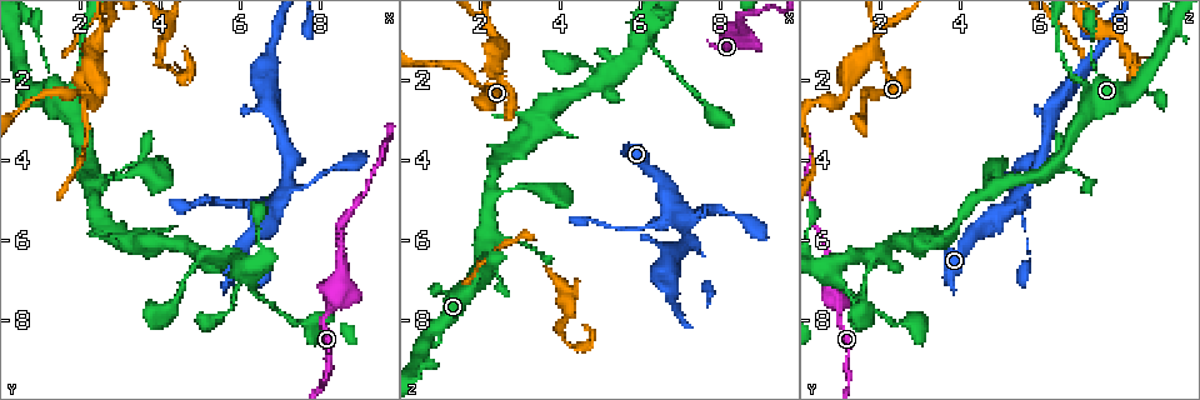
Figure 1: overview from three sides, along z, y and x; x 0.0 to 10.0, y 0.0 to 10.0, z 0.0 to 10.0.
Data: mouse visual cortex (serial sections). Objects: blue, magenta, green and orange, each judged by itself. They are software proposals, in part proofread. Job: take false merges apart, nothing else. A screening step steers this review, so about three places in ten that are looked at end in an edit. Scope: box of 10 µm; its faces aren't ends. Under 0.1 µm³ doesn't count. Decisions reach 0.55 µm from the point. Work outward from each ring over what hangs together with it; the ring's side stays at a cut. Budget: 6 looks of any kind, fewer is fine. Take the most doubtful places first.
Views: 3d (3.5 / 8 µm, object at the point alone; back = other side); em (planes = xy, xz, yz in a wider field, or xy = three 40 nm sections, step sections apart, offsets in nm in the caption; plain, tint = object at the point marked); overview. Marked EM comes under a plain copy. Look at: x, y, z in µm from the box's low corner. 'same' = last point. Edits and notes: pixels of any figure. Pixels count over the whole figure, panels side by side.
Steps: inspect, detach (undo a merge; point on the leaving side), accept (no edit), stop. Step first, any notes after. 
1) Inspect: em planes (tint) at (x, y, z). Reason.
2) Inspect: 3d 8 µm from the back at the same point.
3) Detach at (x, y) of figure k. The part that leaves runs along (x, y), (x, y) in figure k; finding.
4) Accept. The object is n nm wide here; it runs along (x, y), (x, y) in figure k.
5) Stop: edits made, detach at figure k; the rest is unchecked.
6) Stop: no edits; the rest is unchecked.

Inspect: 3d 3.5 µm at (2.50, 0.75, 1.95).

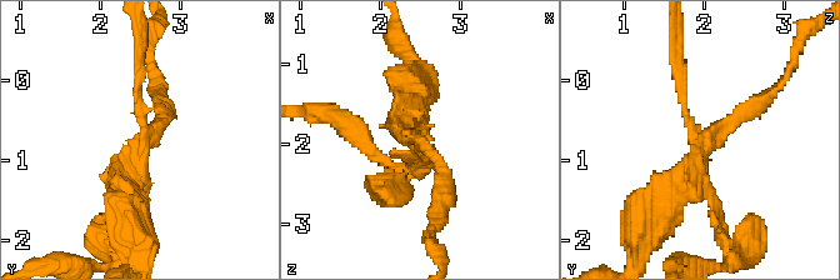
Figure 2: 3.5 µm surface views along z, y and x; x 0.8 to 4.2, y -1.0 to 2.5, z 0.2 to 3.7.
Inspect: em planes (tint) at (2.50, 0.75, 2.00).

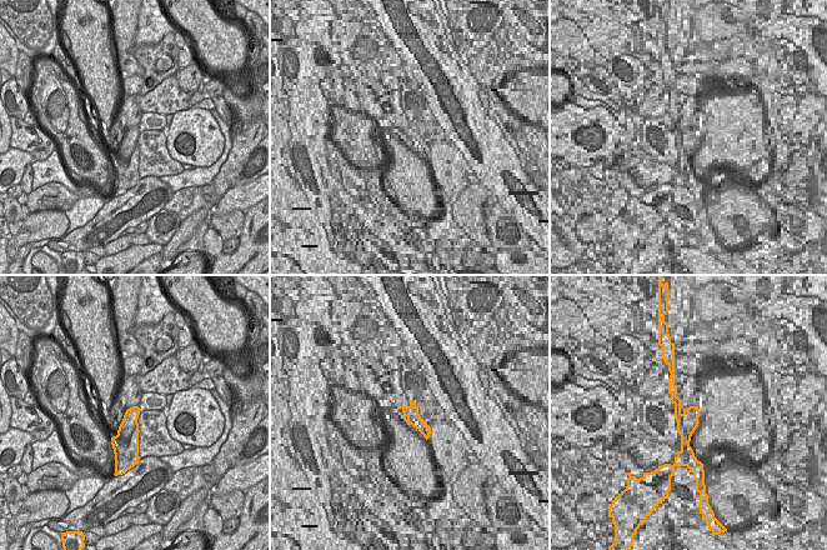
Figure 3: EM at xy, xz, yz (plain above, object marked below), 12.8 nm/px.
Detach at (661, 176) of figure 2. The arms are 100, 150, 200 nm wide; a border runs along (136, 423), (125, 451), (128, 463) in figure 3; a second cell is stuck on.

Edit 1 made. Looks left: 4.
Inspect: overview.

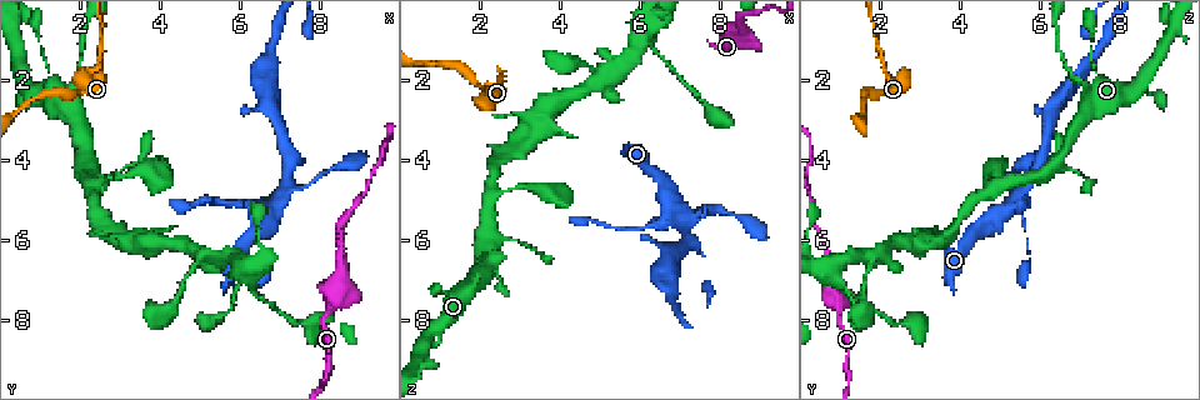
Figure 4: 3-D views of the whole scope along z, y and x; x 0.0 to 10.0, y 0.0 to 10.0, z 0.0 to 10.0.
Inspect: 3d 3.5 µm at (8.55, 6.50, 0.70). Sudden change in width.

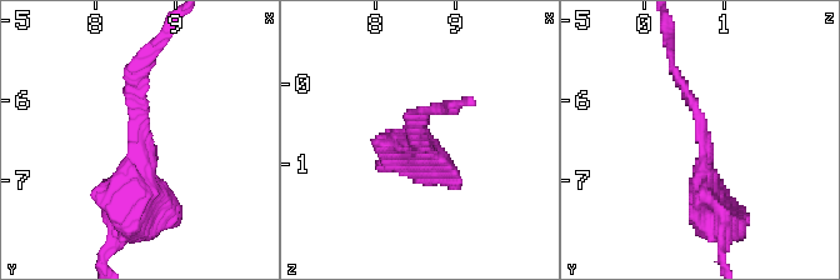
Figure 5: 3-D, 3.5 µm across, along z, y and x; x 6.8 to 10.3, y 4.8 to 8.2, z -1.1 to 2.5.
Inspect: em xy step 1 (tint) at (8.55, 6.55, 0.80). The arms are 150, 450 nm wide.

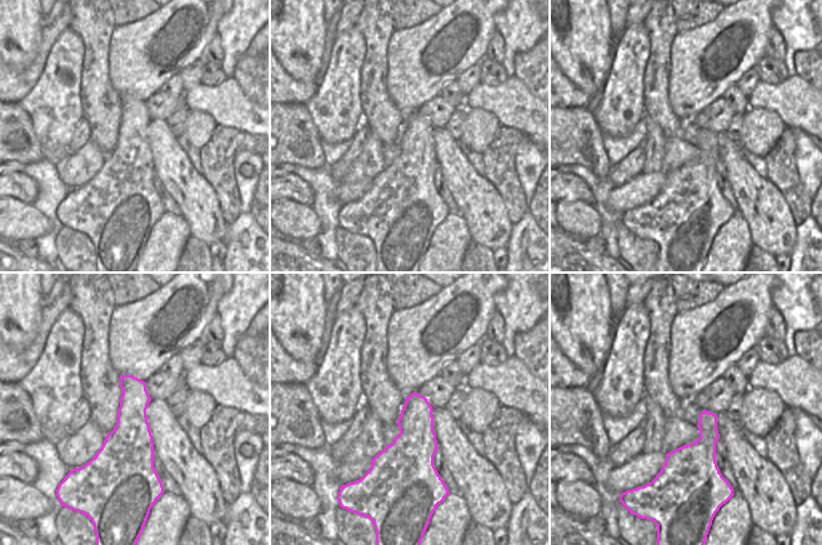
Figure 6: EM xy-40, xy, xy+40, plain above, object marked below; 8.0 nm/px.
Accept. The object is 320 nm wide here; it runs along (721, 224), (706, 198), (703, 124), (674, 66) in figure 5; continuous, no second cell.

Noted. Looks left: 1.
Stop: edits made, detach at figure 2; the rest is unchecked.

